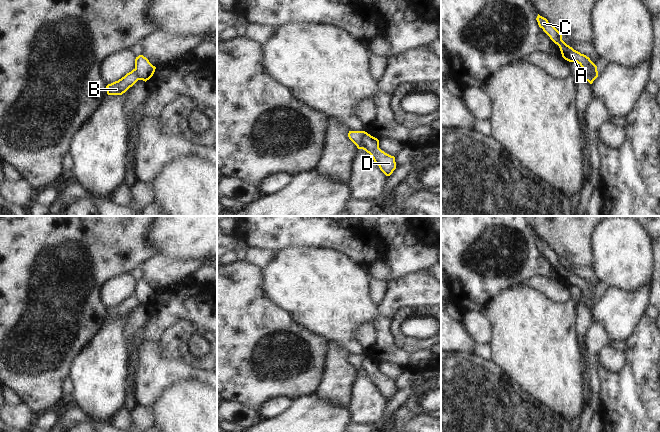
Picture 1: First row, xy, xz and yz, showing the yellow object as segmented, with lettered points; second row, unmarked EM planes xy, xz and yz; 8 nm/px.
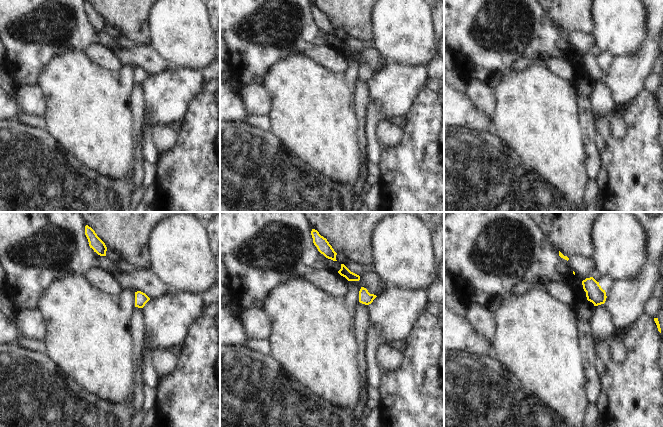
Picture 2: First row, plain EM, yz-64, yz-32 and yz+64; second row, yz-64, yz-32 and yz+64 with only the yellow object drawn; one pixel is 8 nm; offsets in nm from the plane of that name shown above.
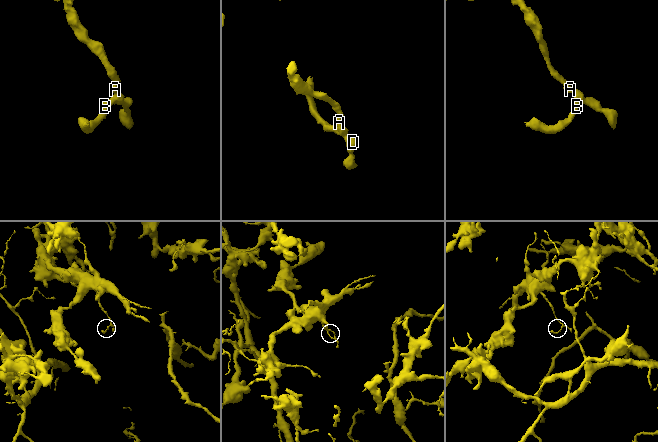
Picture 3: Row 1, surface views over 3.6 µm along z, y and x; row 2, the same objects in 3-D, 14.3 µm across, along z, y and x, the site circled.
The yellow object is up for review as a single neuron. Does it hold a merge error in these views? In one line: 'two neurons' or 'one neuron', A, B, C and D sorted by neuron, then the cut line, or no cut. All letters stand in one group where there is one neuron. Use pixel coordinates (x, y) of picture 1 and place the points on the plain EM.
two neurons | A C D / B | xz (365, 356), (361, 363), (361, 372)

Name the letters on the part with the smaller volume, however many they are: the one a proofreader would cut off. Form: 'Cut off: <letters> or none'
Cut off: B

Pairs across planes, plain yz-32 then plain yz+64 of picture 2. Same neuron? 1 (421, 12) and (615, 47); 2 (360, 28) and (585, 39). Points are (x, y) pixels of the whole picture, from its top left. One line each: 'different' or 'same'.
1: same
2: different

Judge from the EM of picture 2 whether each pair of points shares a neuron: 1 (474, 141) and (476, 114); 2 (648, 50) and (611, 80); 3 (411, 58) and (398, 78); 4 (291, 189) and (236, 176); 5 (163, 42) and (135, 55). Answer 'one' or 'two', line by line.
1: two
2: one
3: two
4: one
5: two

